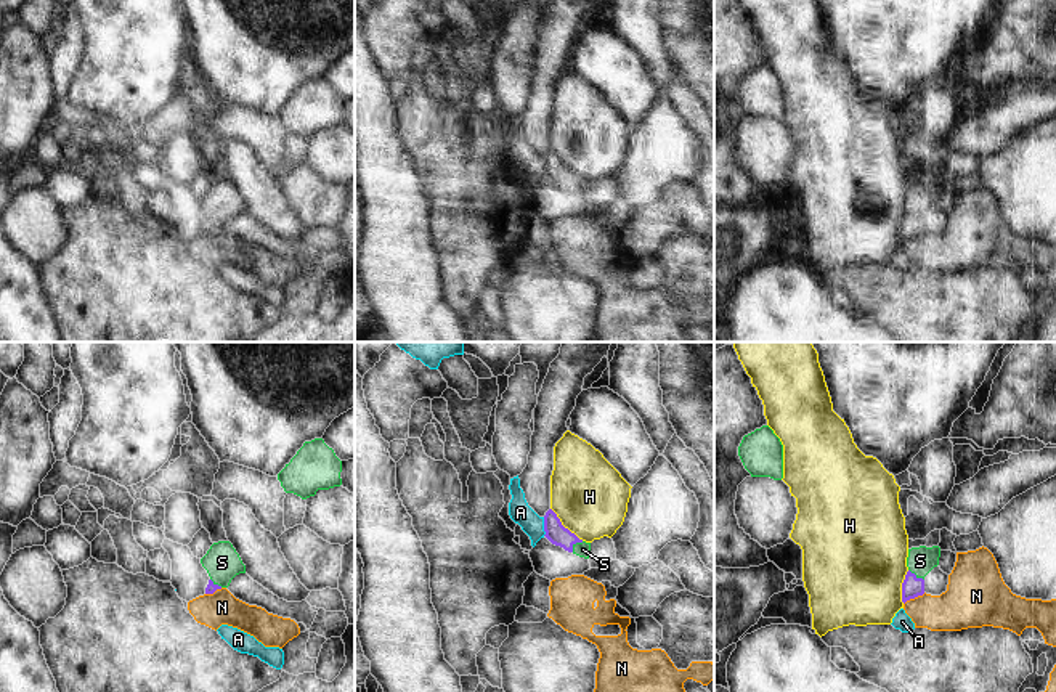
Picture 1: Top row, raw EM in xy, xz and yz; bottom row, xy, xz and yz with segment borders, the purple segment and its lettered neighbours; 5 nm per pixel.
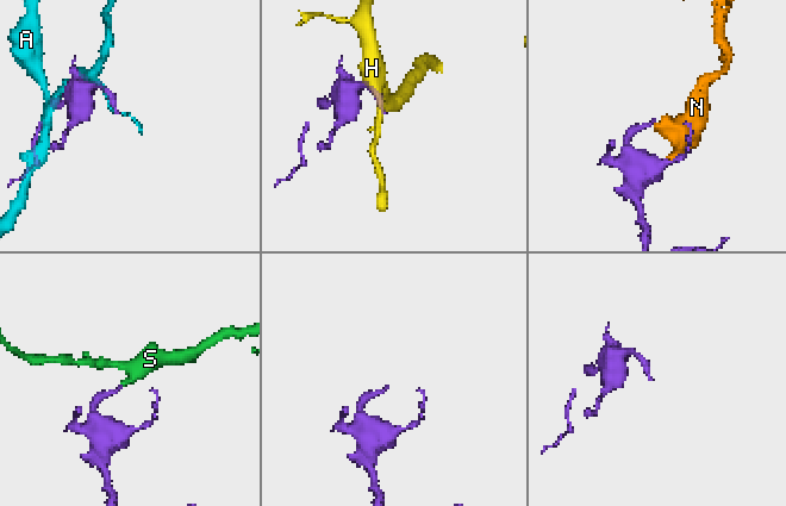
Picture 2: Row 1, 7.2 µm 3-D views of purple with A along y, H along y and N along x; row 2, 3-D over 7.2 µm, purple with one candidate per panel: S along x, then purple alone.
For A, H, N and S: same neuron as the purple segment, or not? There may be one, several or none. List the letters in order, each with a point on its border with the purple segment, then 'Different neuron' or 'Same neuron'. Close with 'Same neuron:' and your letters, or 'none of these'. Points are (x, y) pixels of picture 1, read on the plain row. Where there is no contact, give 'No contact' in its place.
A: Touches purple at xz (544, 167). Different neuron
H: Touches purple at xz (564, 167). Different neuron
N: Touches purple at yz (913, 238). Different neuron
S: Touches purple at xz (575, 183). Same neuron
Same neuron: S.

